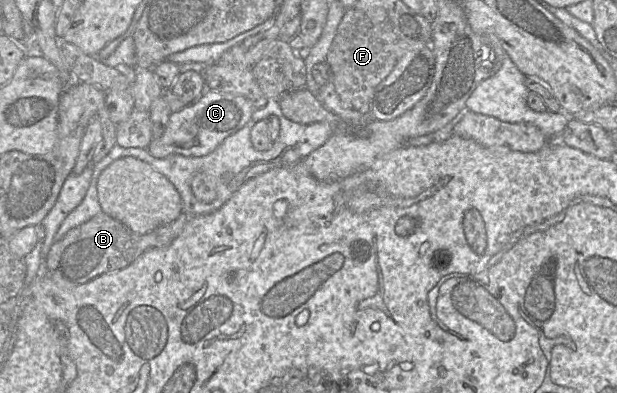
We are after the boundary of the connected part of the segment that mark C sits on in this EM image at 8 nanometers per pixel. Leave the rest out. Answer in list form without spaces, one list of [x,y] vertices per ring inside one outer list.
[[[206,90],[195,102],[172,112],[161,137],[153,139],[148,151],[162,159],[174,154],[186,157],[205,156],[213,152],[223,140],[243,128],[252,117],[254,107],[241,95]]]

